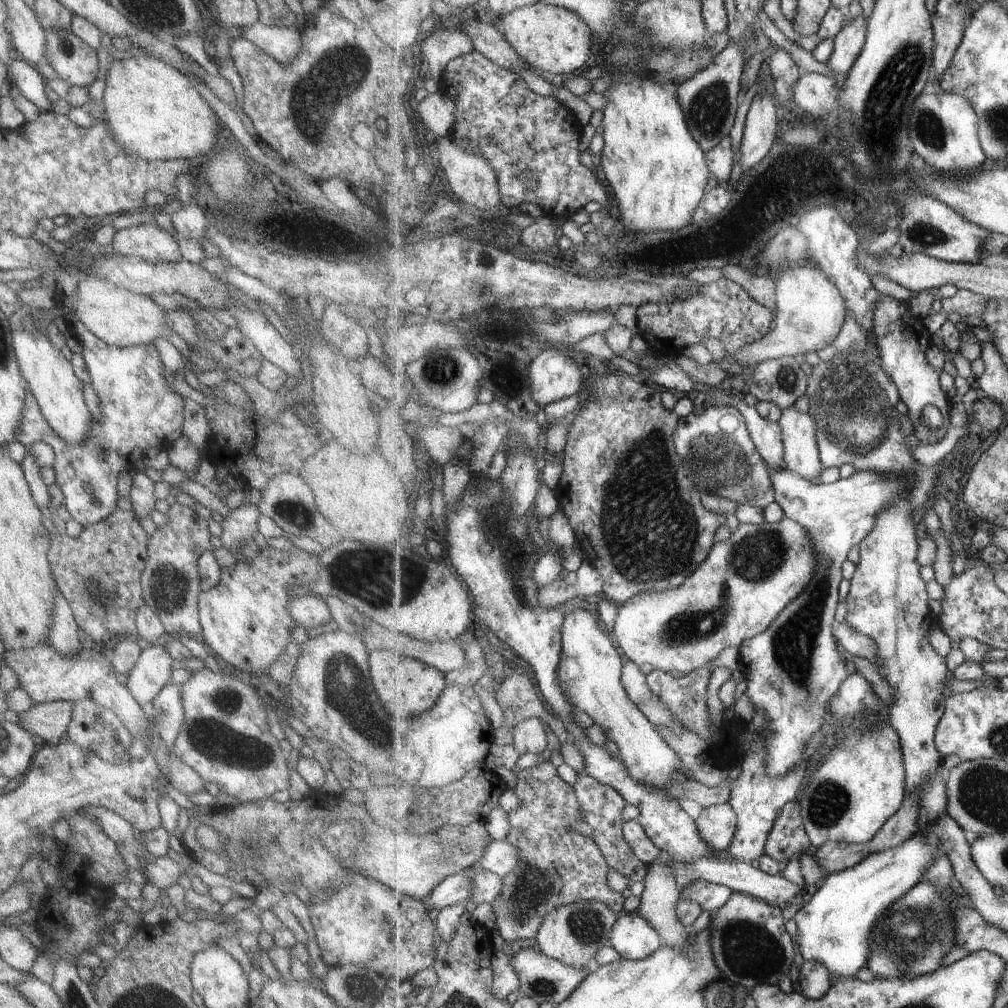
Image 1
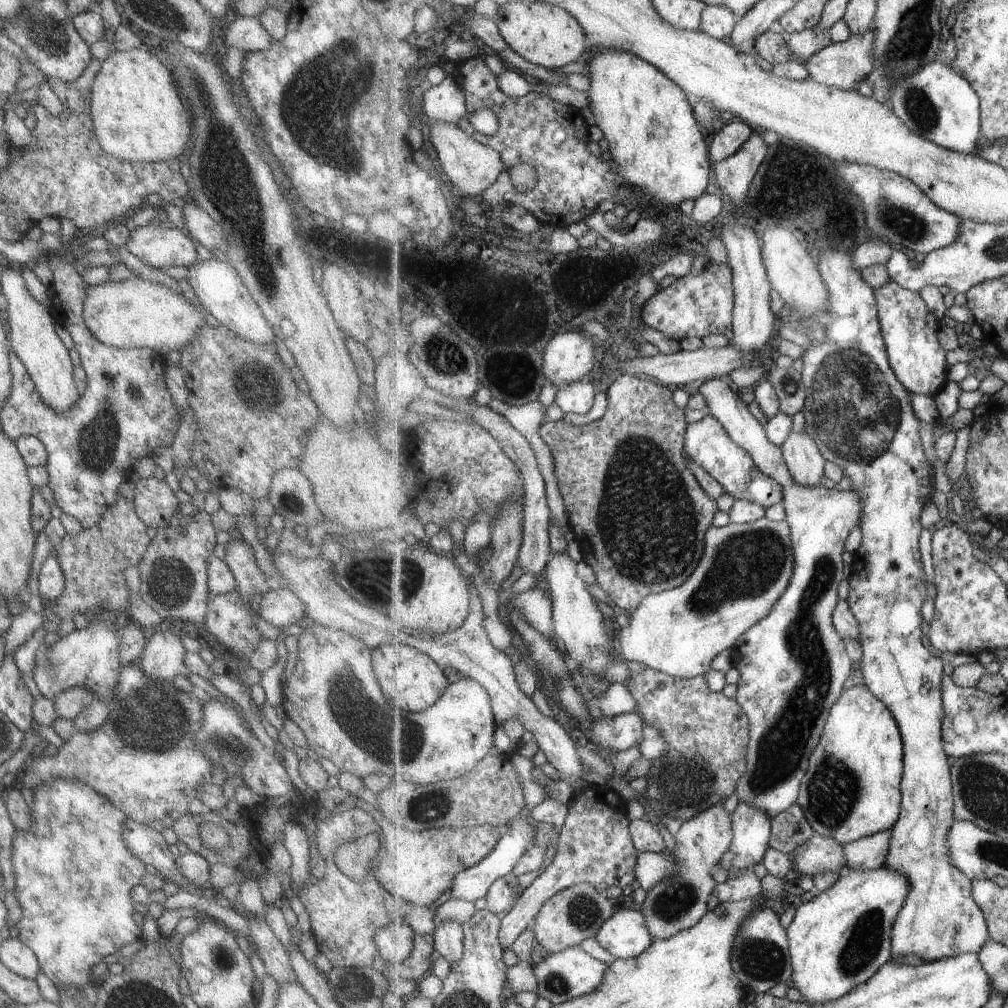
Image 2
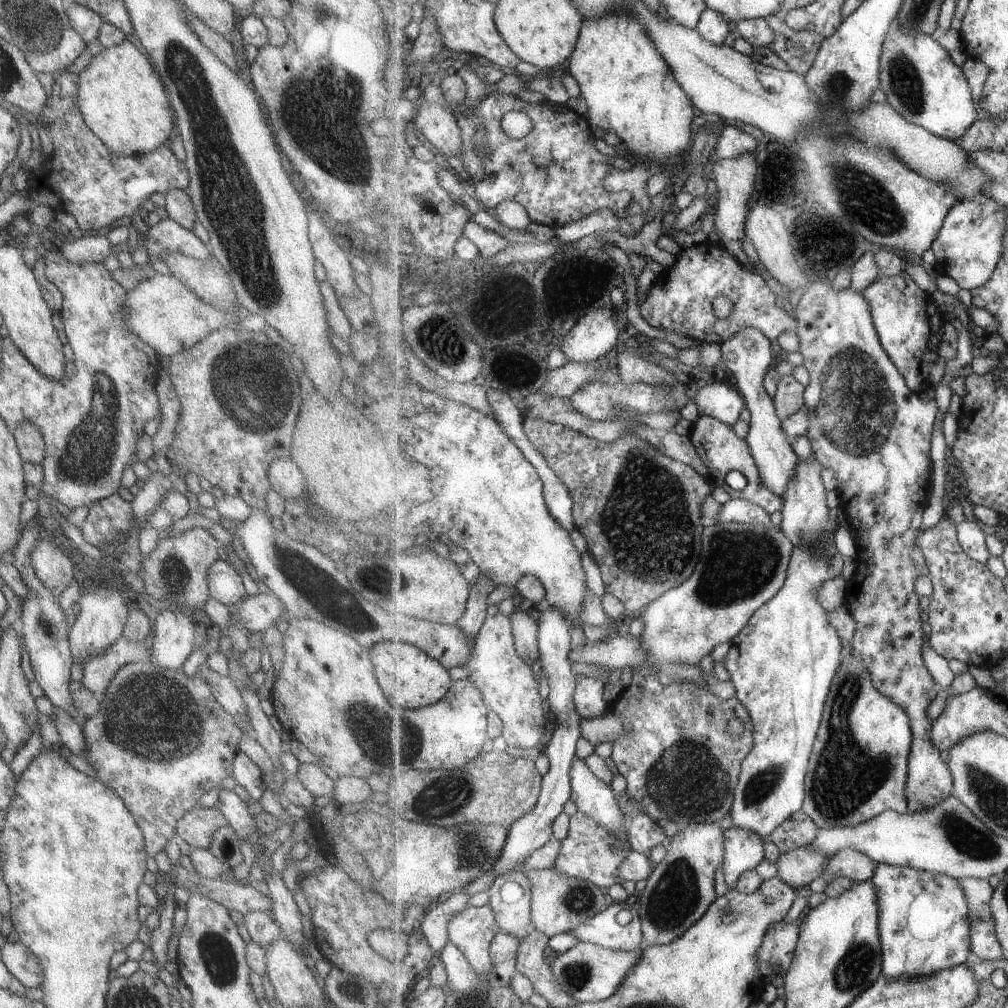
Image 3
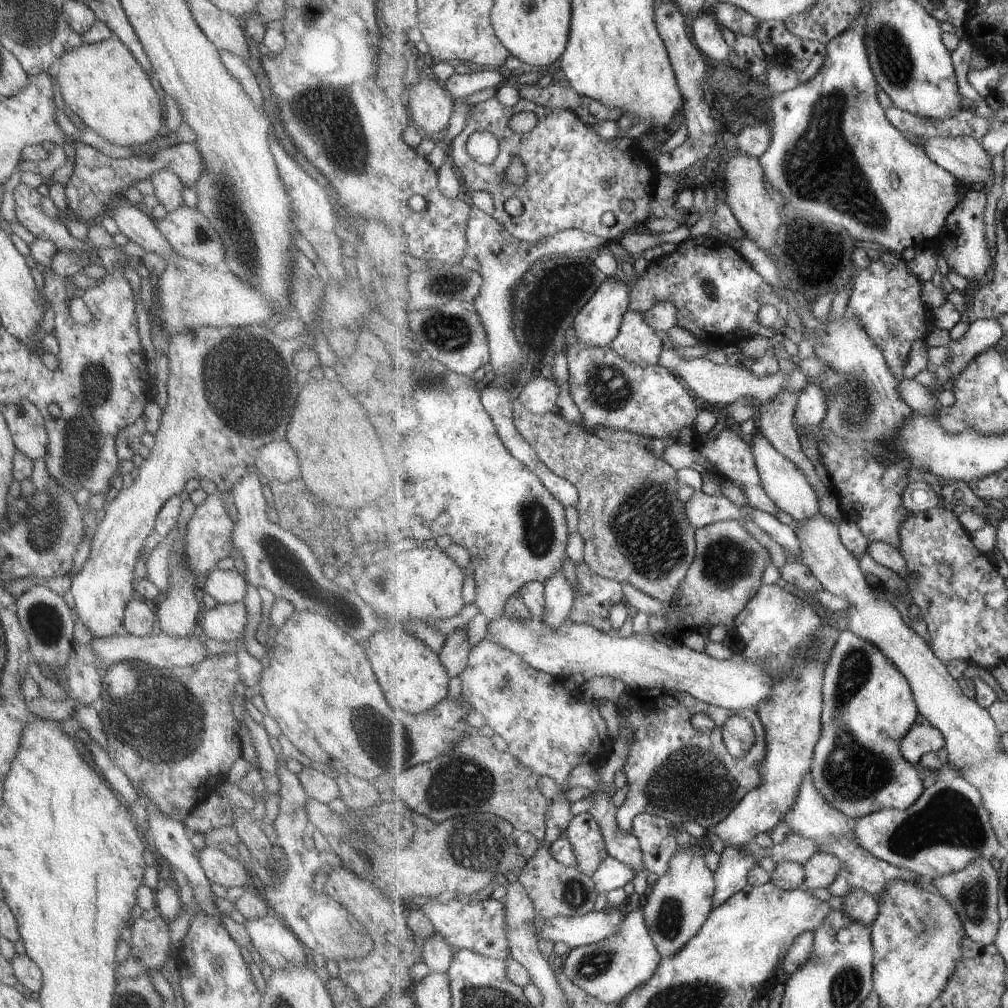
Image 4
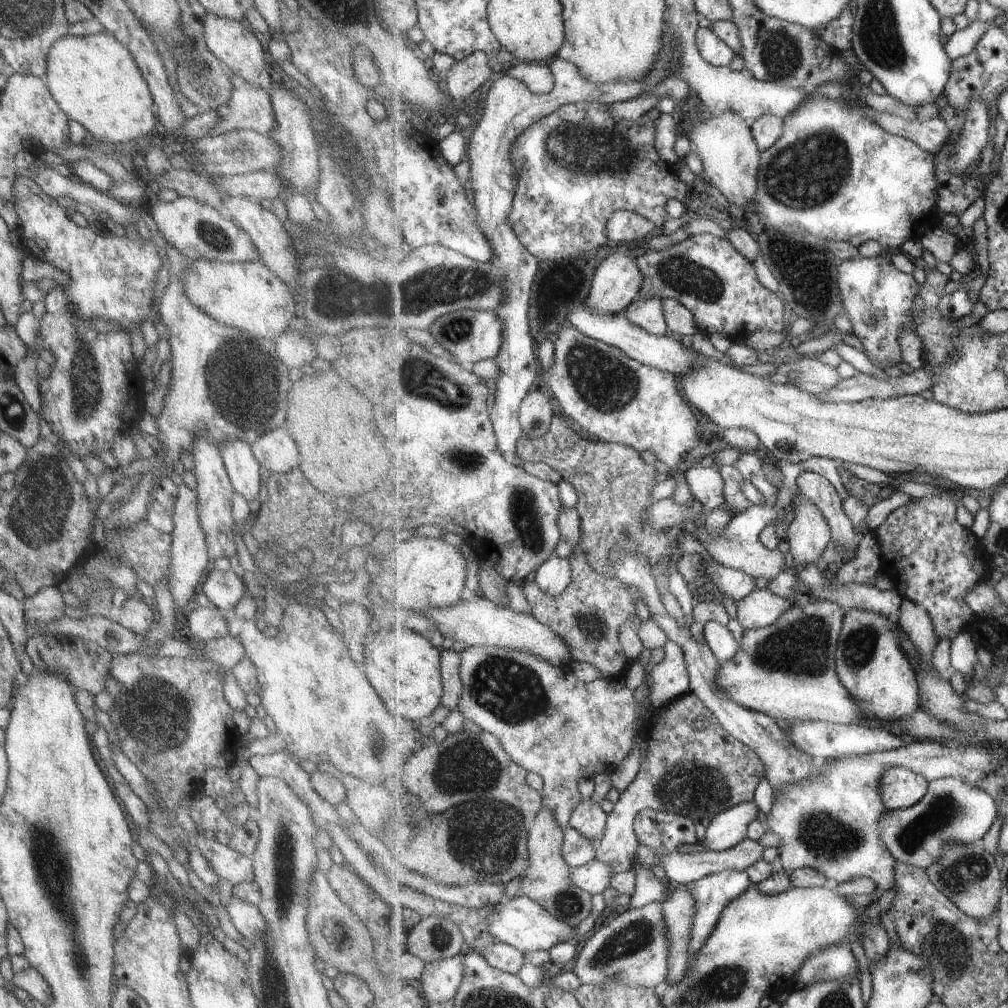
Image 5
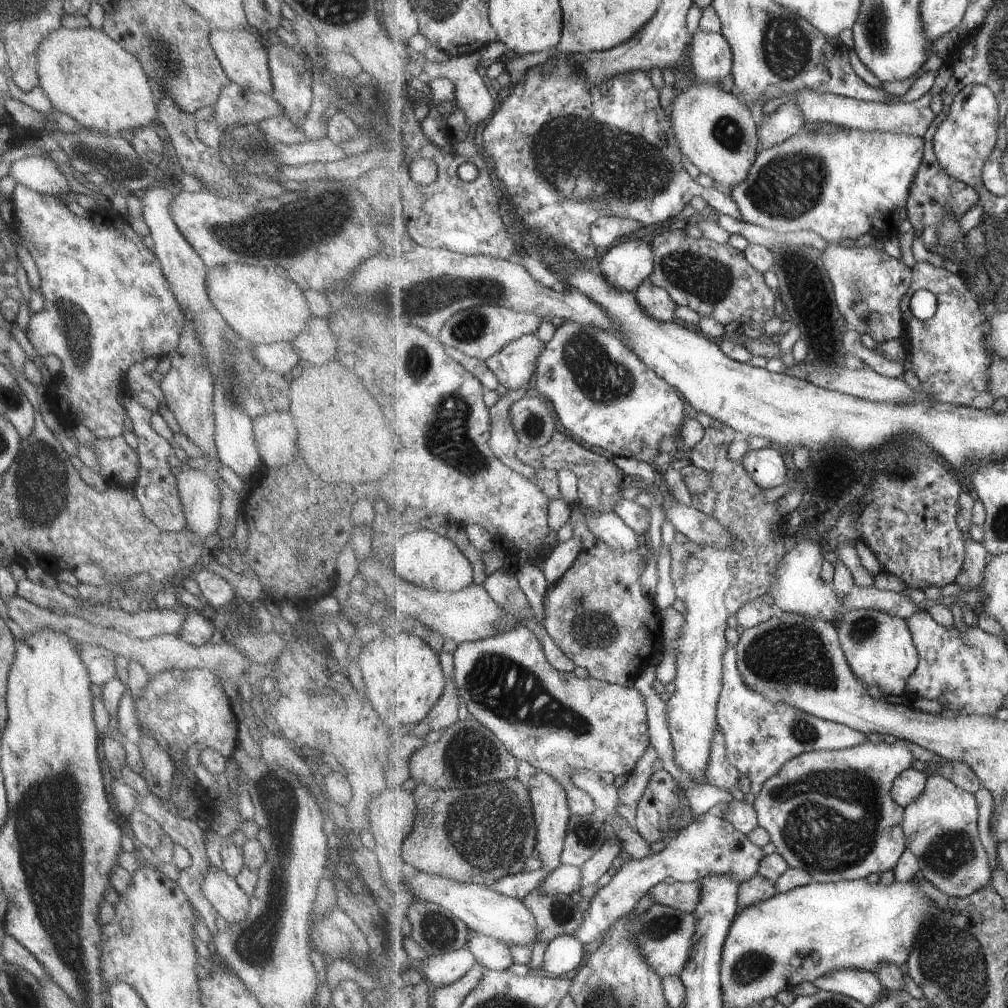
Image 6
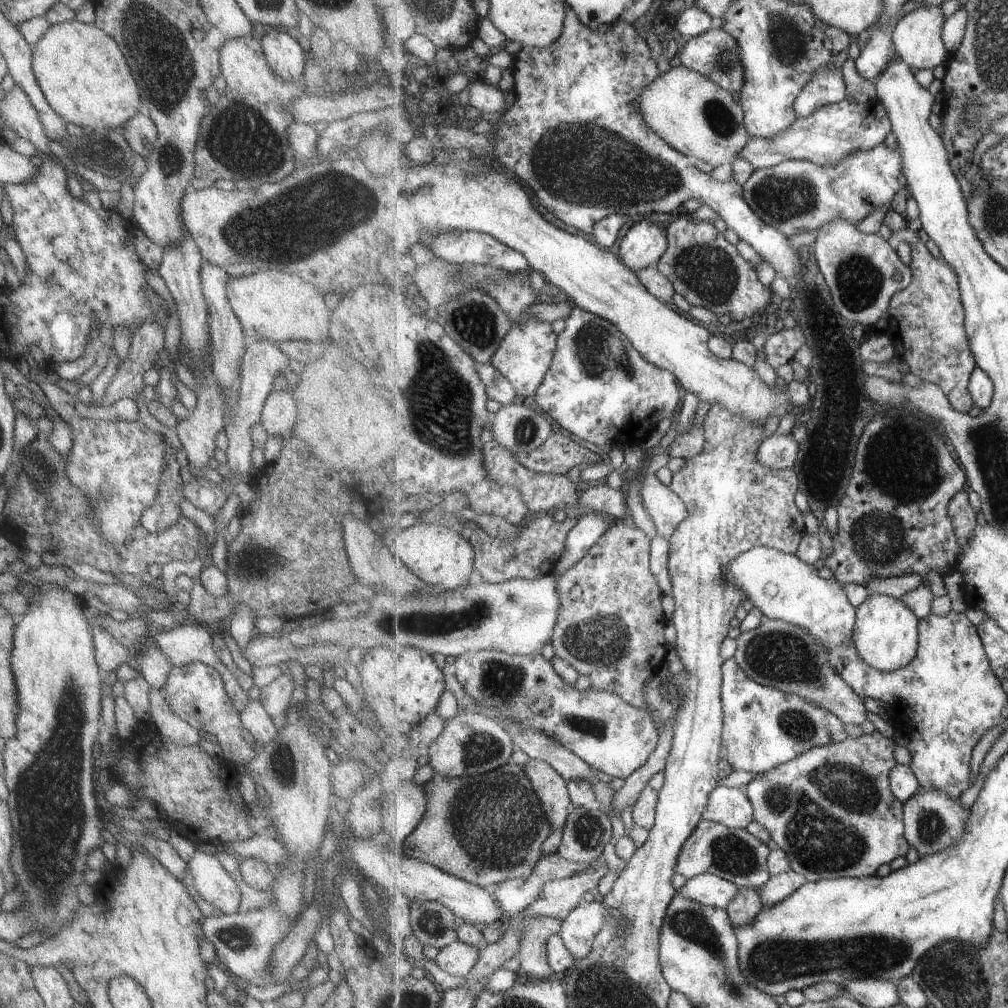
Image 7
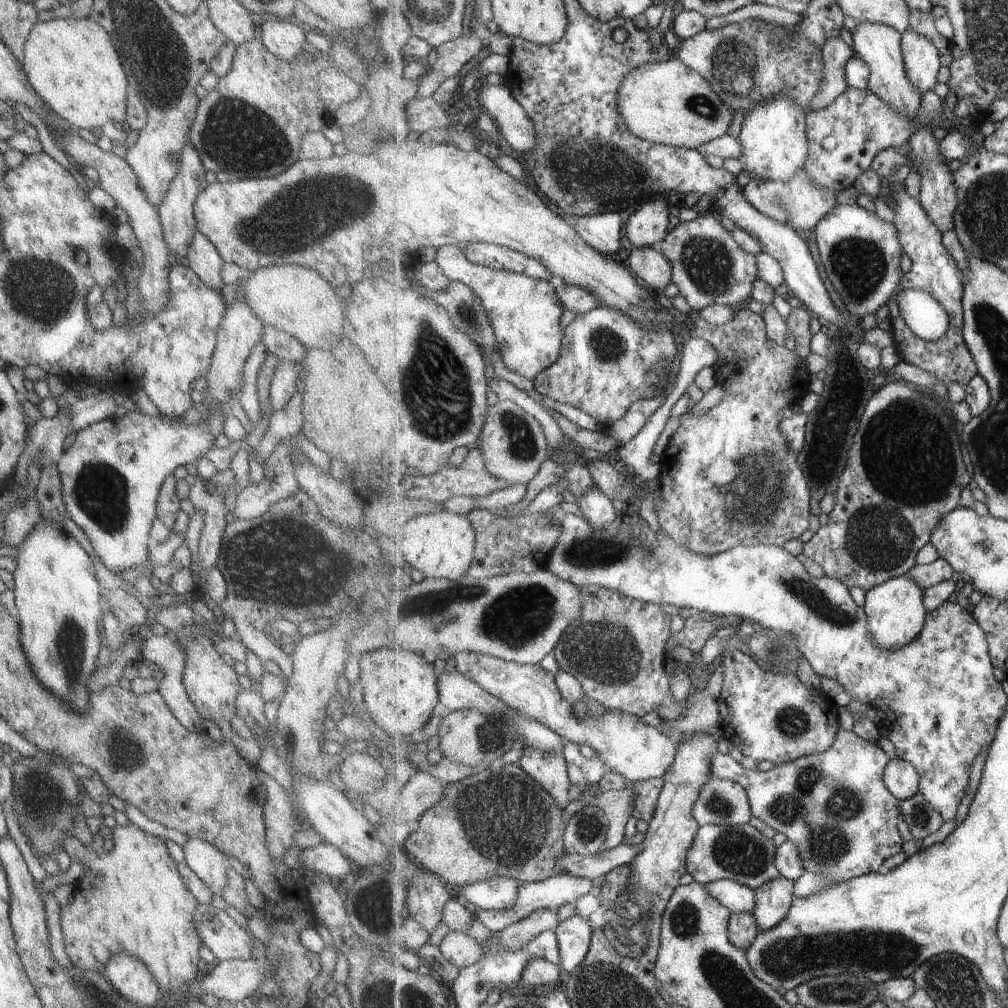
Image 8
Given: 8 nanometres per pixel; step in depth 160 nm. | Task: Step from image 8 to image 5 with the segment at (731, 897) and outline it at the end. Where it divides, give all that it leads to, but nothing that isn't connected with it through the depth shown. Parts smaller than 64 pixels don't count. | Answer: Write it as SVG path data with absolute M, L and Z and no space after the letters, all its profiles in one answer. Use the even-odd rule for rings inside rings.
M637 853L631 871L635 874L635 892L631 896L630 906L642 907L655 901L664 903L672 895L671 883L657 878L651 867L639 860Z

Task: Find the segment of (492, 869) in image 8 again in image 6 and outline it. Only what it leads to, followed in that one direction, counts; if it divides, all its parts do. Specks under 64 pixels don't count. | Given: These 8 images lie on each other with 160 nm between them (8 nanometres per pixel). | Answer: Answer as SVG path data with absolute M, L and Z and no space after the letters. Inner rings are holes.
M517 779L492 782L462 789L434 789L421 783L412 786L418 811L413 830L407 835L402 857L411 870L442 876L462 883L490 886L525 868L525 862L536 850L537 823L528 786Z

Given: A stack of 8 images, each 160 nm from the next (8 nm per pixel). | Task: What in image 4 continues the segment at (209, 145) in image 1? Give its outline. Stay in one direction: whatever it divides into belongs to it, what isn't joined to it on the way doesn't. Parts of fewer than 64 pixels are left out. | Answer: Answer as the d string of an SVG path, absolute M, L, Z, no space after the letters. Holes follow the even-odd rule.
M111 36L98 43L81 43L78 47L63 51L55 63L57 82L64 106L99 138L117 146L137 147L149 142L157 132L164 130L164 110L161 93L151 76L147 76L133 55Z

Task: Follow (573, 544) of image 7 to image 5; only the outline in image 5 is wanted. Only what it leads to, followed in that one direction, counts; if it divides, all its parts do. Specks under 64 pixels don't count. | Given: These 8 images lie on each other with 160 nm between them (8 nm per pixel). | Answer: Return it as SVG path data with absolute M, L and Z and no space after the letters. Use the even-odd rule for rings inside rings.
M553 555L536 570L532 579L547 594L563 594L574 579L569 556Z

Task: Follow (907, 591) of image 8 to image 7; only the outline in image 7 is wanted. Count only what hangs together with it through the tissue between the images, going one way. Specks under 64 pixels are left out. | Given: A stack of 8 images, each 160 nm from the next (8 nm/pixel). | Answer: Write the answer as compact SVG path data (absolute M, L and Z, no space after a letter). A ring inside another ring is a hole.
M872 593L862 606L857 607L855 640L861 658L884 672L894 672L911 664L920 646L920 618L903 598Z

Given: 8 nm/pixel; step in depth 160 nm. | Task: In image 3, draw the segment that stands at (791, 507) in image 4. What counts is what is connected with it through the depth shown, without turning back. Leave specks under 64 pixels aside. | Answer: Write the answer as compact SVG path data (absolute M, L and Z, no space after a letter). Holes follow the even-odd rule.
M749 327L725 341L720 347L724 358L724 369L731 382L744 396L746 408L751 414L750 433L746 436L749 448L760 467L764 483L783 497L788 489L789 481L792 481L796 473L799 459L777 414L774 398L764 385L766 374L773 366L773 351L777 348L776 343L762 330Z

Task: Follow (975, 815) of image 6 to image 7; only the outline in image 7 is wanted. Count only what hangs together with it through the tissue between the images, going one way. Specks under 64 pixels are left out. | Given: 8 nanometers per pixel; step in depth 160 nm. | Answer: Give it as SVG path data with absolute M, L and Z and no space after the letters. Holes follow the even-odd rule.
M943 789L921 790L904 804L905 838L914 847L919 859L937 854L962 840L971 812L972 807L965 808L960 799L954 799Z

